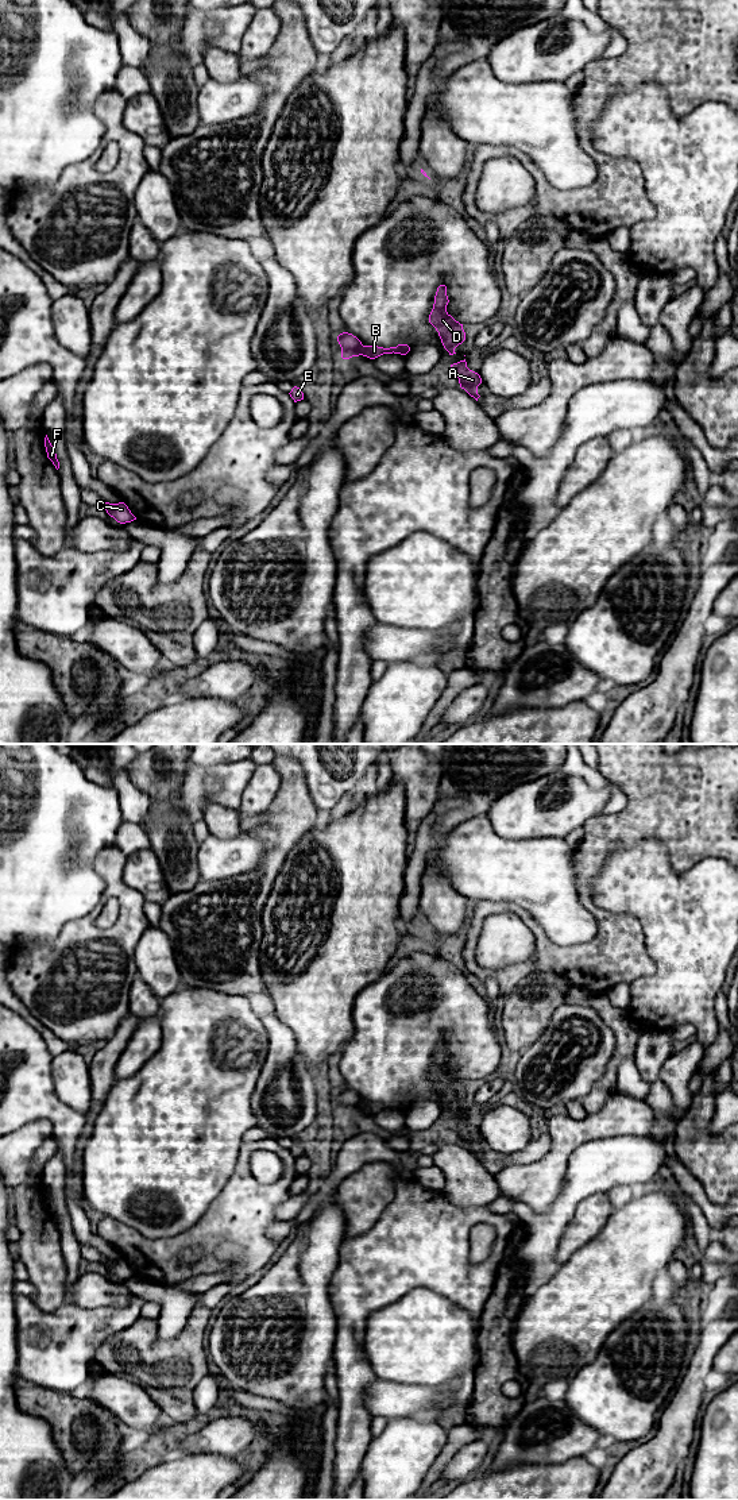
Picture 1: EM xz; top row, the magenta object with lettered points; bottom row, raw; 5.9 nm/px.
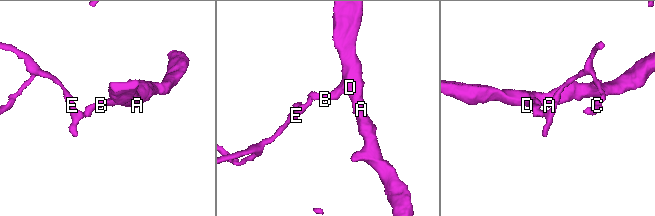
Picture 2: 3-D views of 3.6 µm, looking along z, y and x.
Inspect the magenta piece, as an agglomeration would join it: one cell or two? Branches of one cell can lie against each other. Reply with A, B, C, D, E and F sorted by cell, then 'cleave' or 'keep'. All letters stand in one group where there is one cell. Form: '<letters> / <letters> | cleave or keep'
A B D / C E F | cleave

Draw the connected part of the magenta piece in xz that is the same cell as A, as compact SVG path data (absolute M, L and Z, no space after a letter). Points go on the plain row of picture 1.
M465 1115L451 1121L451 1123L459 1134L460 1144L478 1157L480 1153L478 1150L478 1142L482 1140L480 1131L467 1123Z

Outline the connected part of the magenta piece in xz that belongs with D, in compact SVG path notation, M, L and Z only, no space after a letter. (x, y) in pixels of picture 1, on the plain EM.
M440 1041L434 1052L433 1065L429 1071L429 1079L436 1084L444 1104L449 1111L456 1110L455 1104L465 1096L463 1080L456 1077L448 1068L447 1042Z

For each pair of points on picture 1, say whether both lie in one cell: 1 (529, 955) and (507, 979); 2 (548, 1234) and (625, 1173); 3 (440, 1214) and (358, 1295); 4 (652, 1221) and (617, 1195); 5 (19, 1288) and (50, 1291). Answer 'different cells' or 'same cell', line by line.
1: different cells
2: same cell
3: same cell
4: different cells
5: different cells

